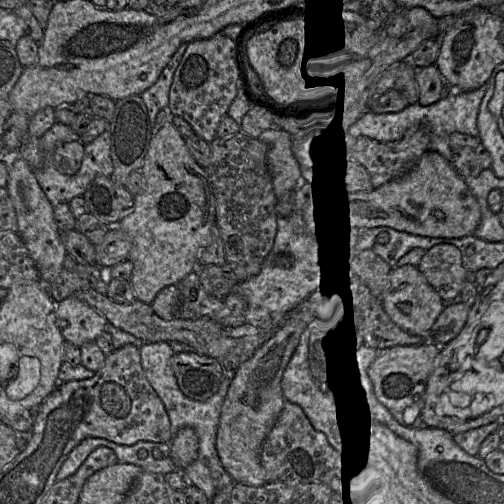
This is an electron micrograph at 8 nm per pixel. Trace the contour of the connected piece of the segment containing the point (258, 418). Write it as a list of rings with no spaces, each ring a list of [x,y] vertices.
[[[309,298],[300,302],[284,316],[283,324],[275,333],[260,345],[254,354],[234,372],[221,409],[216,450],[224,469],[236,483],[248,486],[262,486],[267,483],[266,472],[260,461],[261,447],[283,407],[285,398],[281,389],[281,378],[303,331],[315,316],[313,309],[315,309],[313,308],[313,302],[310,302]]]

